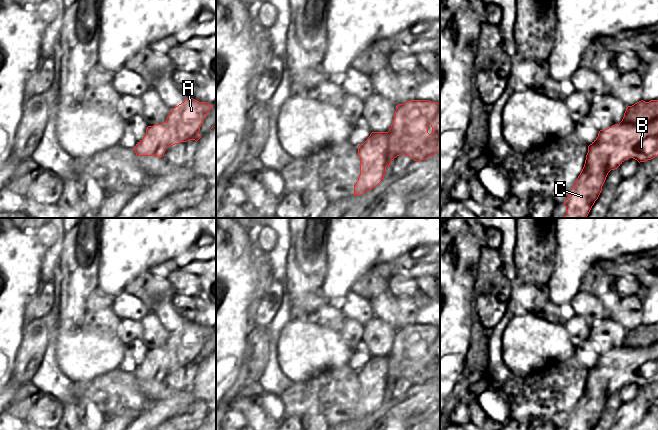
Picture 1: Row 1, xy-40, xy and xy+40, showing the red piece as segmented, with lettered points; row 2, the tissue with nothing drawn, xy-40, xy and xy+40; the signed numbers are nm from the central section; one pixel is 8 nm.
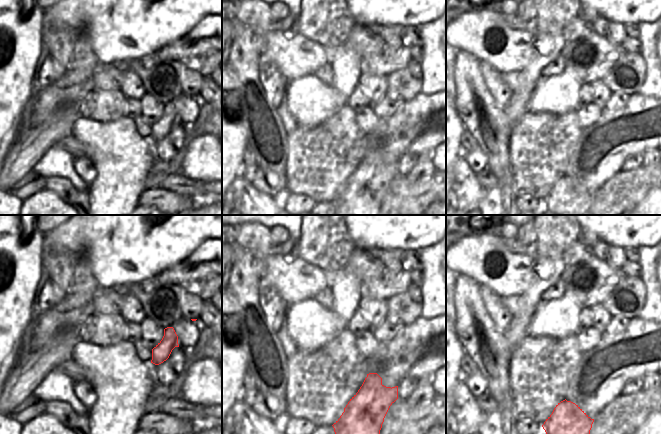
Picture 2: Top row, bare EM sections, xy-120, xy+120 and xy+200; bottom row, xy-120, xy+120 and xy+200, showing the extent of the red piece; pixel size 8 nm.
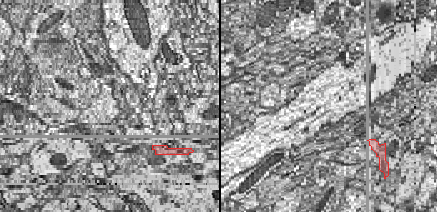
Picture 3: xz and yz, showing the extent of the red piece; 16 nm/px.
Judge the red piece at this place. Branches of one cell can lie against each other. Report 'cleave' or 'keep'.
cleave

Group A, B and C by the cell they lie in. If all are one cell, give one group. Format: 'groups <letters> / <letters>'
groups A B / C

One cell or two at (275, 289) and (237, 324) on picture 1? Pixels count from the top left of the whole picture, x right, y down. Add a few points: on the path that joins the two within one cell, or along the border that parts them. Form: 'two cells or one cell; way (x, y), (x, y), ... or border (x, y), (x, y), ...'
two cells; border (252, 275), (255, 285), (252, 299)

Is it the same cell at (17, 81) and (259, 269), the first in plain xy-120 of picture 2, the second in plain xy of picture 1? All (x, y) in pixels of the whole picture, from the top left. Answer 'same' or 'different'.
different

